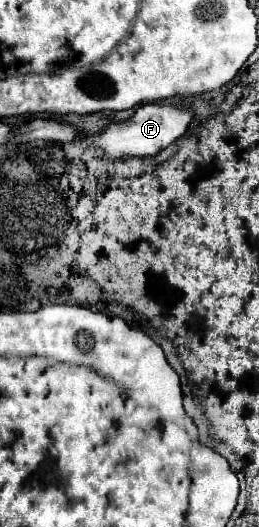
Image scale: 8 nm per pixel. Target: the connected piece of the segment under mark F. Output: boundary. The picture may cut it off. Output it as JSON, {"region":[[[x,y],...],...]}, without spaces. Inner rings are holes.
{"region":[[[145,104],[129,120],[109,124],[97,138],[95,146],[105,150],[111,158],[121,156],[153,156],[171,142],[175,142],[191,124],[193,110],[191,106],[181,104]]]}

